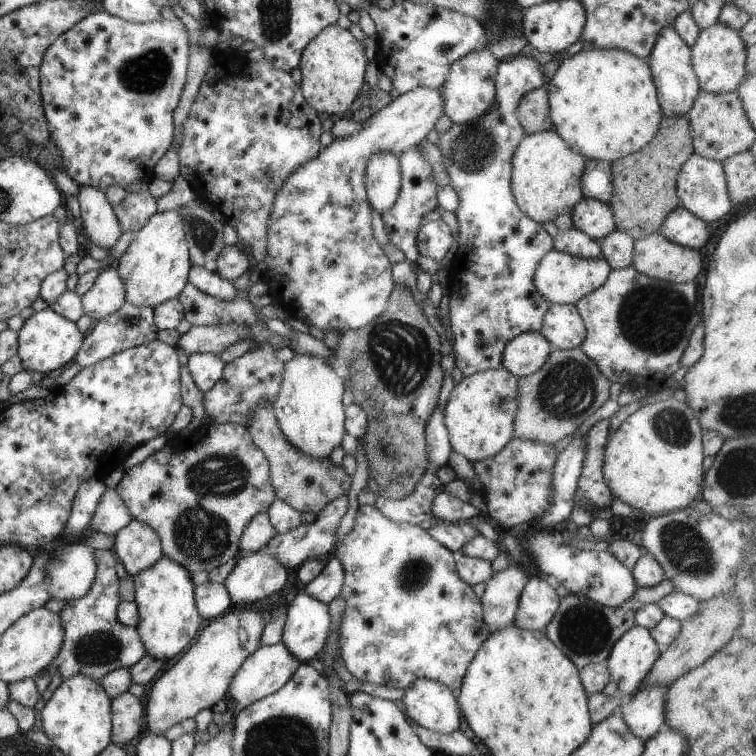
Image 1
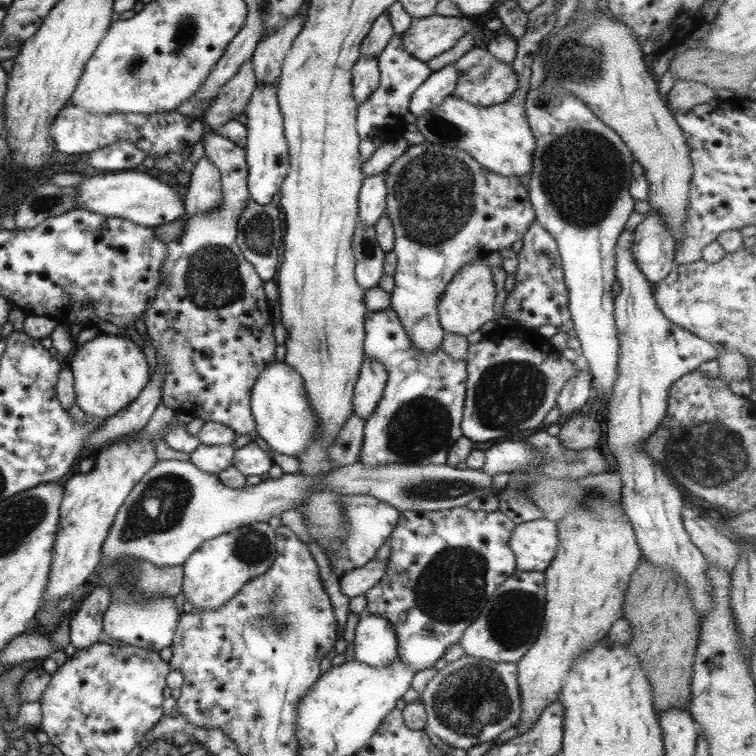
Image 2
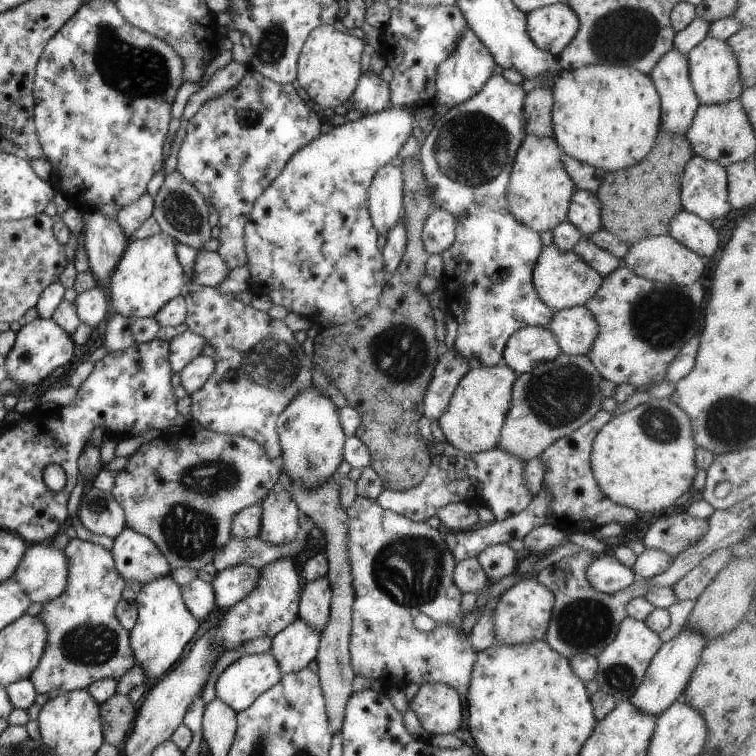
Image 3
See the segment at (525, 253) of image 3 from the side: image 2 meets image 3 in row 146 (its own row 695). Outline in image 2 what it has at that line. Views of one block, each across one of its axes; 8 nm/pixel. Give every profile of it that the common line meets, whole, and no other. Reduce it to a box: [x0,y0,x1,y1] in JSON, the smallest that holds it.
[420,654,522,751]

